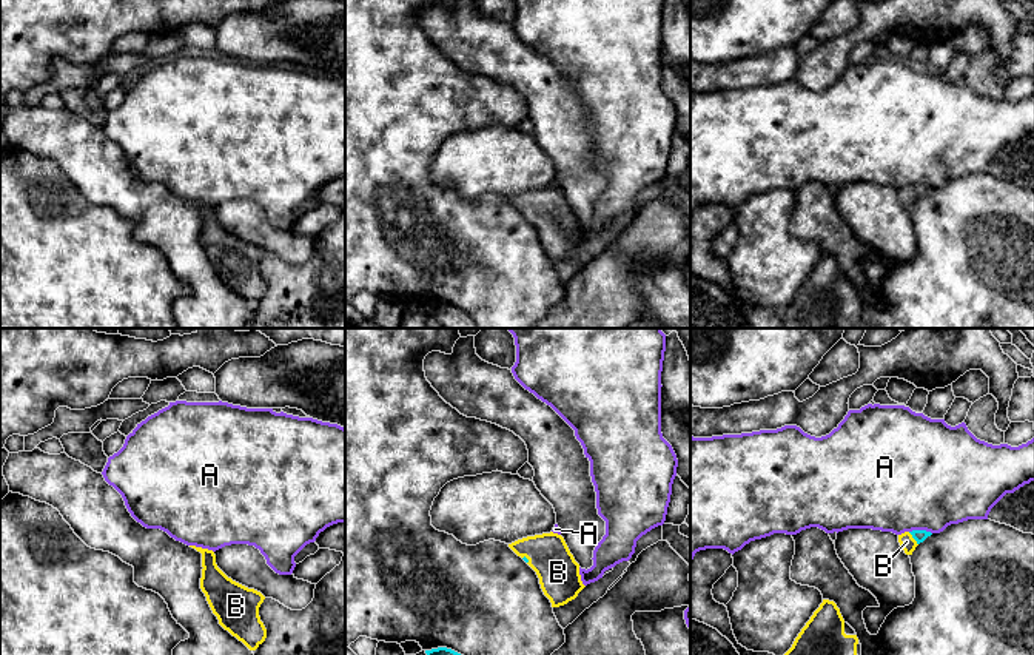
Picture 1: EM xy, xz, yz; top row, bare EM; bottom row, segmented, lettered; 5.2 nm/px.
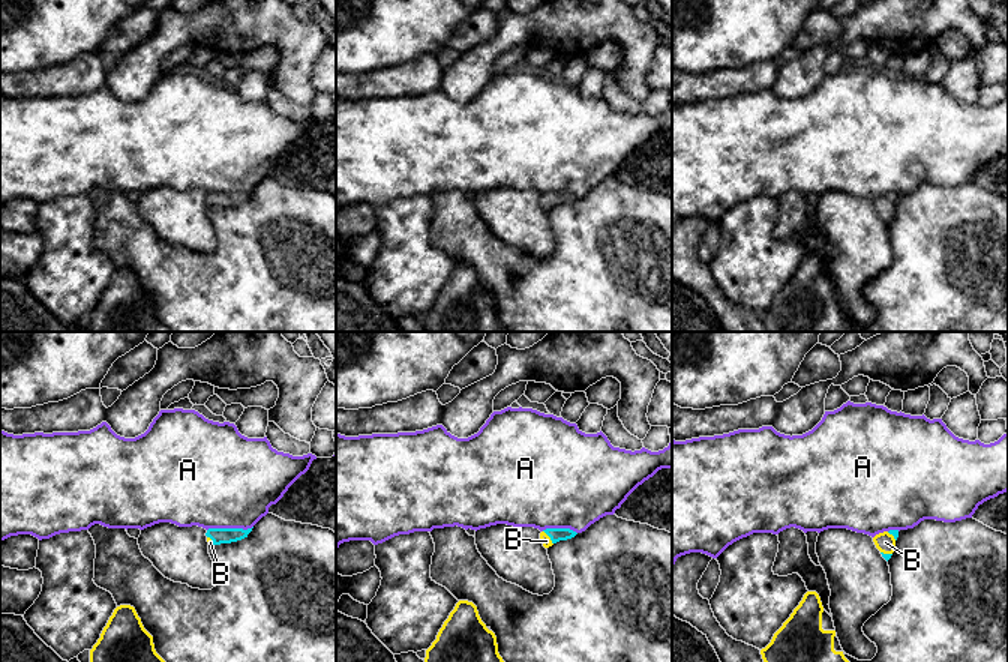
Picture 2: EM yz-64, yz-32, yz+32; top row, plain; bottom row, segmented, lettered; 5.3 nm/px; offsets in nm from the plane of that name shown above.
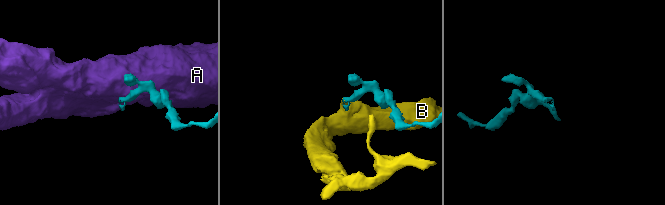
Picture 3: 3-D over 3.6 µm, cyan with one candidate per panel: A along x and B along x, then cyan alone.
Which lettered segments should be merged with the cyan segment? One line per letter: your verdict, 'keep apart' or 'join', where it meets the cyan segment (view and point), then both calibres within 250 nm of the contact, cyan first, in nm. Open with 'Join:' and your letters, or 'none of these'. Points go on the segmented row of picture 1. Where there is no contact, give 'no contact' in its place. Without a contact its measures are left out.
Join: B
A: keep apart; meets cyan in yz at (920, 530); 60 nm thick on the cyan side, 500 nm on the other
B: join; meets cyan in yz at (913, 537); 60 nm thick on the cyan side, 80 nm on the other

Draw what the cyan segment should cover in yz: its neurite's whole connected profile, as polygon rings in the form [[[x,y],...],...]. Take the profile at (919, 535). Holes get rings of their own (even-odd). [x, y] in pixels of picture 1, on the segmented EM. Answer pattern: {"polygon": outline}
{"polygon": [[[926,530],[905,532],[905,533],[898,535],[898,542],[906,555],[912,555],[915,547],[931,535],[932,533],[926,532]]]}

